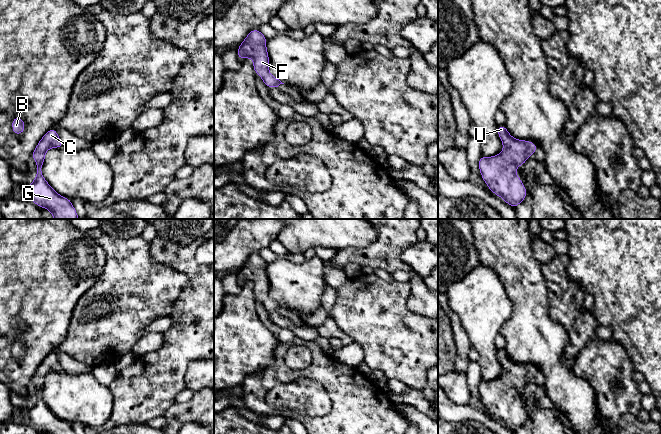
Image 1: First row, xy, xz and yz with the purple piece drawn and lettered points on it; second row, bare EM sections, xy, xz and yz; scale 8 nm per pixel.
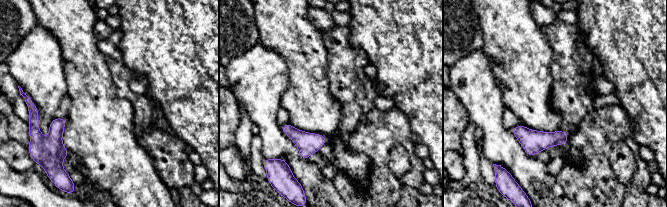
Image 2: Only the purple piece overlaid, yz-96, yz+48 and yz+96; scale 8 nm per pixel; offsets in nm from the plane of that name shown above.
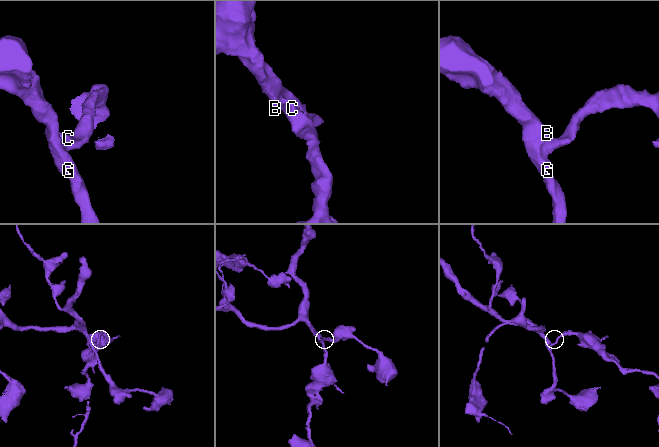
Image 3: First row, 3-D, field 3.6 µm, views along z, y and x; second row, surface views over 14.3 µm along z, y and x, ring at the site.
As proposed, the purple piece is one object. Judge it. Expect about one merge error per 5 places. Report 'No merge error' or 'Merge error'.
No merge error

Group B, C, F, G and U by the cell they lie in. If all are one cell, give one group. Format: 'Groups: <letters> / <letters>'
Groups: B C F G U

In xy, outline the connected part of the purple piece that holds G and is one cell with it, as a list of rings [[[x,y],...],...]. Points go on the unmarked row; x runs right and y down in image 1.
[[[54,352],[48,354],[38,366],[31,381],[36,385],[36,402],[25,413],[37,430],[48,434],[75,434],[70,423],[55,416],[42,399],[42,390],[45,385],[45,377],[50,372],[64,372],[57,355]]]

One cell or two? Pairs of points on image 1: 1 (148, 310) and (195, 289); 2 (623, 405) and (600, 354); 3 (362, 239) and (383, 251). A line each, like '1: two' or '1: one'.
1: two
2: one
3: two

